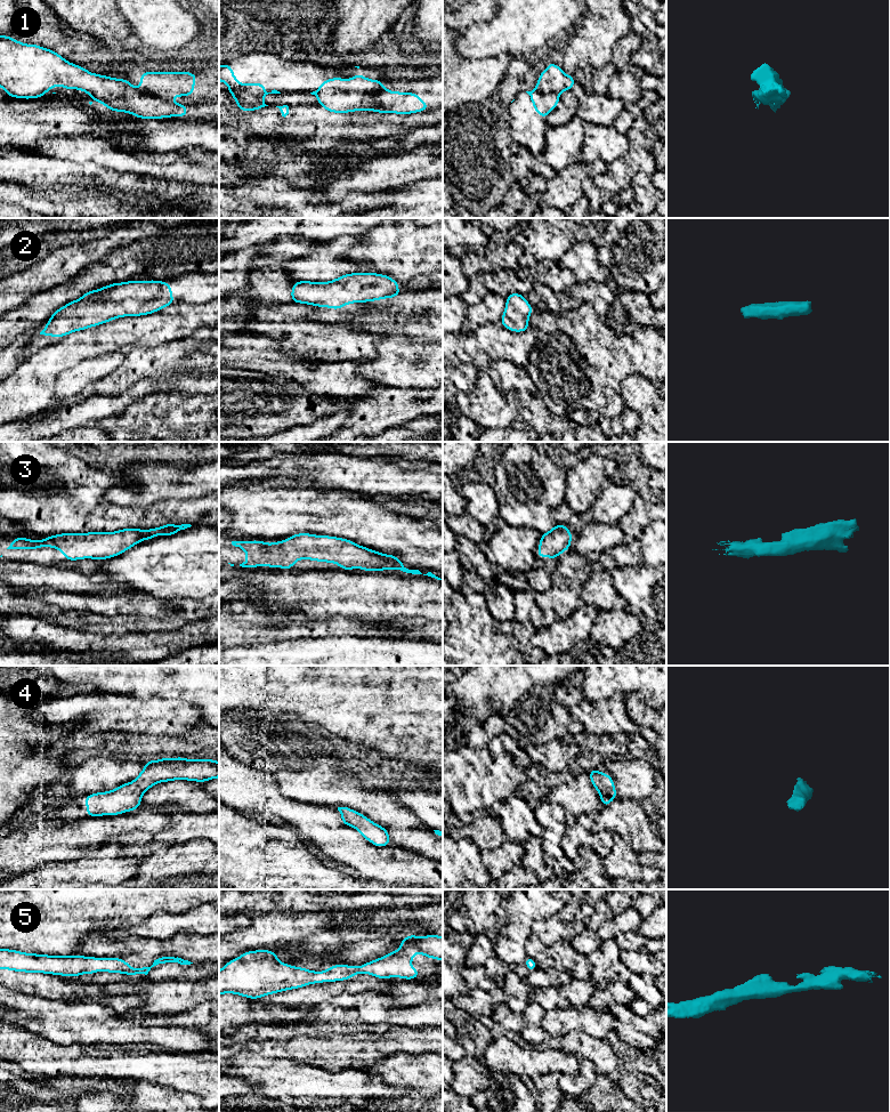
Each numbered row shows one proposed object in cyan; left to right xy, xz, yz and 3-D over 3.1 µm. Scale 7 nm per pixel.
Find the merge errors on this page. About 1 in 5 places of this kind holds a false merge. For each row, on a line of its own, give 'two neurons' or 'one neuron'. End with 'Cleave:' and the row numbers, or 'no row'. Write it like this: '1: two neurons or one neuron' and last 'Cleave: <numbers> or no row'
1: two neurons
2: one neuron
3: one neuron
4: one neuron
5: one neuron
Cleave: 1

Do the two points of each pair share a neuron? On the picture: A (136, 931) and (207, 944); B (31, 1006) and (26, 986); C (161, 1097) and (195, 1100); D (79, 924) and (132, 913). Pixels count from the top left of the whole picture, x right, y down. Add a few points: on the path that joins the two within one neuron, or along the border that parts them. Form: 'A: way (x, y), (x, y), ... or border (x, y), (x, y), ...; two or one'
A: border (195, 934), (176, 934), (162, 940), (142, 937); two
B: border (11, 990), (55, 1001); two
C: way (169, 1100), (187, 1100); one
D: way (92, 913), (119, 913); one

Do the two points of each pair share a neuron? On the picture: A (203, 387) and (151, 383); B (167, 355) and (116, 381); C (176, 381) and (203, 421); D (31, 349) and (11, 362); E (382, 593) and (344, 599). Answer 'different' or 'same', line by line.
A: different
B: same
C: different
D: different
E: same

